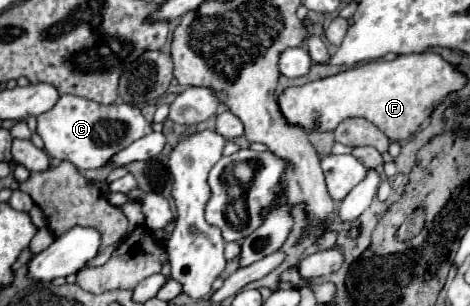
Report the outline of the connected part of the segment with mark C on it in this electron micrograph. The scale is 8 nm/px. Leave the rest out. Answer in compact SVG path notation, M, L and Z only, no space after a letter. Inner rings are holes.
M71 94L61 96L49 112L37 116L37 134L45 142L45 152L57 160L69 160L77 168L101 168L115 152L149 132L151 124L131 104L105 106Z

